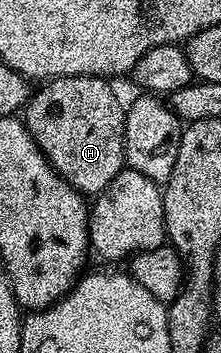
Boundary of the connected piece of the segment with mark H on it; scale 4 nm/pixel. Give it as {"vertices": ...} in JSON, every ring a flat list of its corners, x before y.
{"vertices":[[76,74,70,78,55,78,44,83,42,90,34,89,28,102,23,107,23,121,25,127,29,130,29,135,37,141,37,146,43,153,45,159,53,165,53,171,60,174,82,194,82,196,96,196,102,190,107,188,107,184,111,184,111,180,115,180,117,173,126,165,125,161,125,112,126,107,121,106,121,102,117,99,117,94,112,90,110,83,103,78,94,78,92,74]]}

